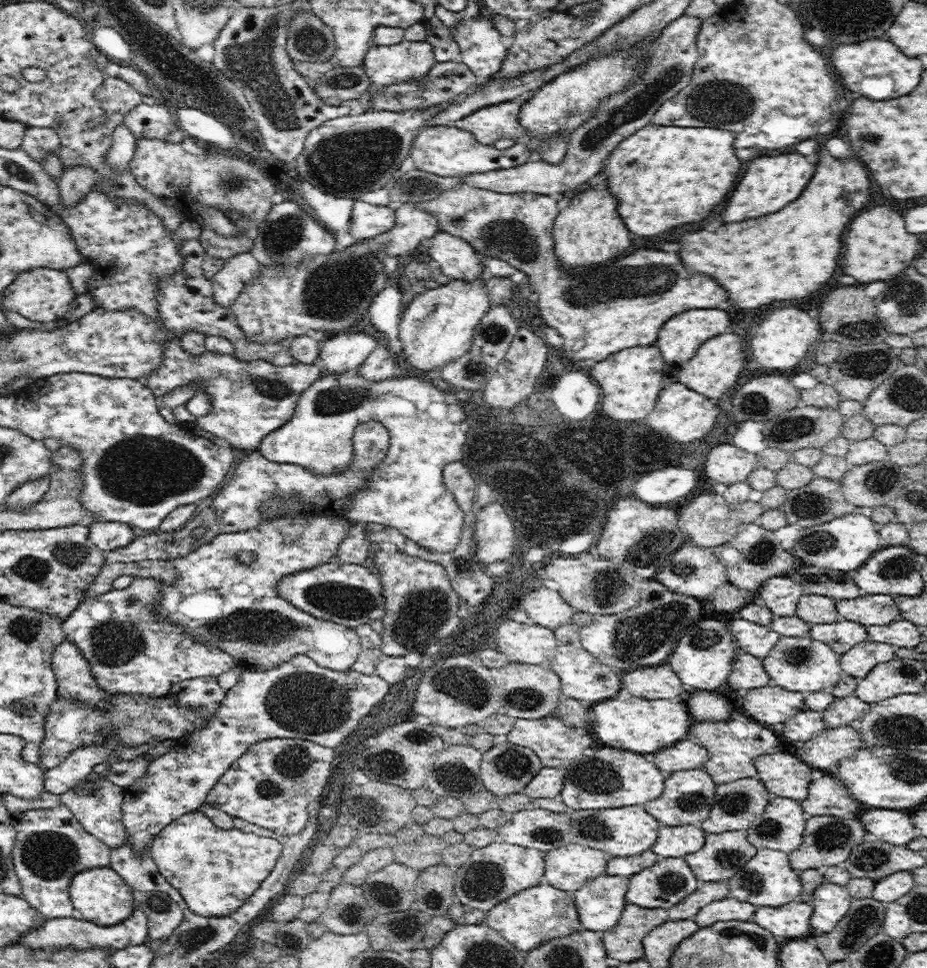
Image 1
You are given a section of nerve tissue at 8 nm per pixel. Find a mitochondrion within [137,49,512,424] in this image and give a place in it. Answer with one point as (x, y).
(350, 161)

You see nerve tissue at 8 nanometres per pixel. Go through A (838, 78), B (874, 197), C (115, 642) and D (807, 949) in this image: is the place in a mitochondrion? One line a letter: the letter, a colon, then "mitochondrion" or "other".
A: other
B: other
C: mitochondrion
D: other

